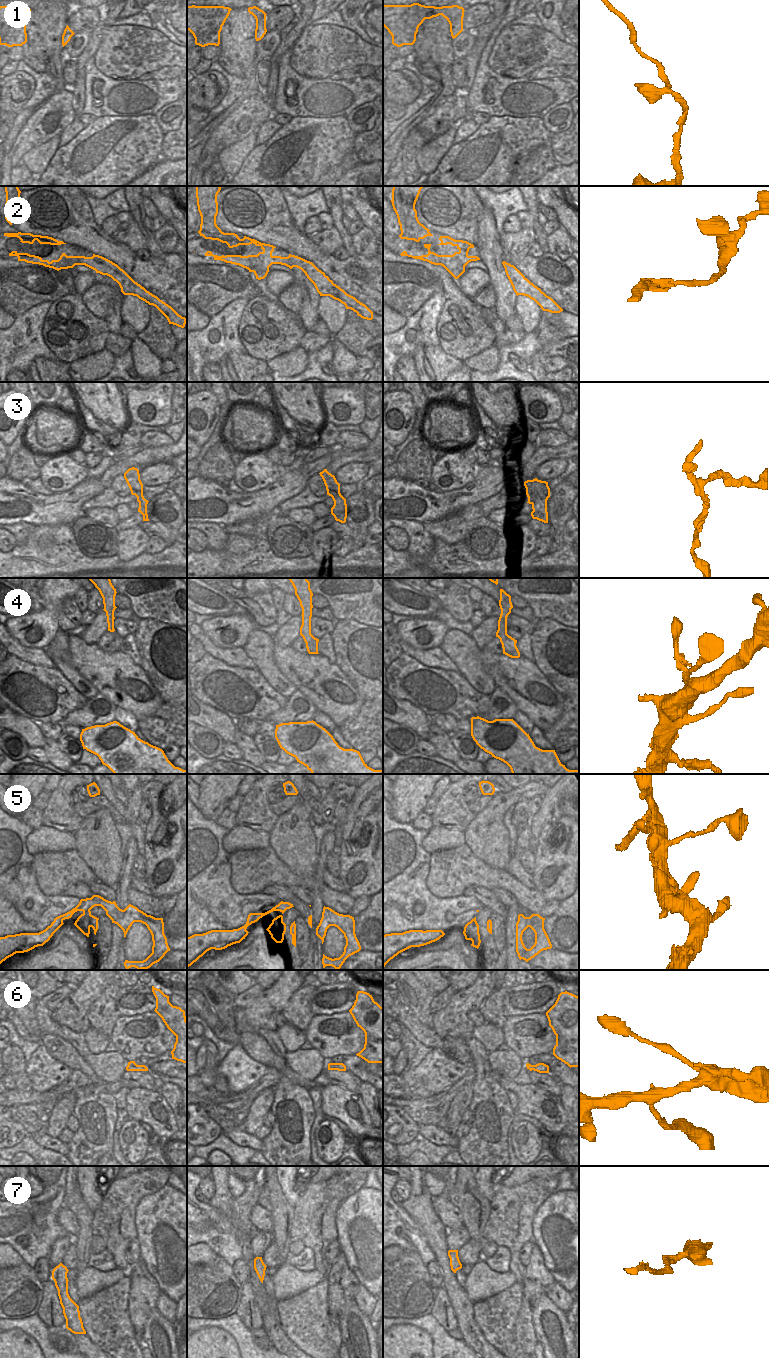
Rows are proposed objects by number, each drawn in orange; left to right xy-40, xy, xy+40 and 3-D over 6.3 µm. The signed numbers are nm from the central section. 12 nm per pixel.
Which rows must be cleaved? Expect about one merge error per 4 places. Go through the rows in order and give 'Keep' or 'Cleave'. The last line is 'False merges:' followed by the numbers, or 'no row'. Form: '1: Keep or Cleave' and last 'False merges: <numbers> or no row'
1: Keep
2: Keep
3: Cleave
4: Keep
5: Keep
6: Keep
7: Keep
False merges: 3

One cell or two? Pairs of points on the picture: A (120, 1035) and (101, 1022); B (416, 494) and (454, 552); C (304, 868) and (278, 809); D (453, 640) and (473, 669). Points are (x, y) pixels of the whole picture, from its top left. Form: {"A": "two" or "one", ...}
{"A": "two", "B": "two", "C": "two", "D": "one"}

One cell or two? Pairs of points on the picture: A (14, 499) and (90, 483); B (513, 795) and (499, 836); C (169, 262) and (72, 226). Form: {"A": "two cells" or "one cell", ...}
{"A": "one cell", "B": "one cell", "C": "one cell"}

